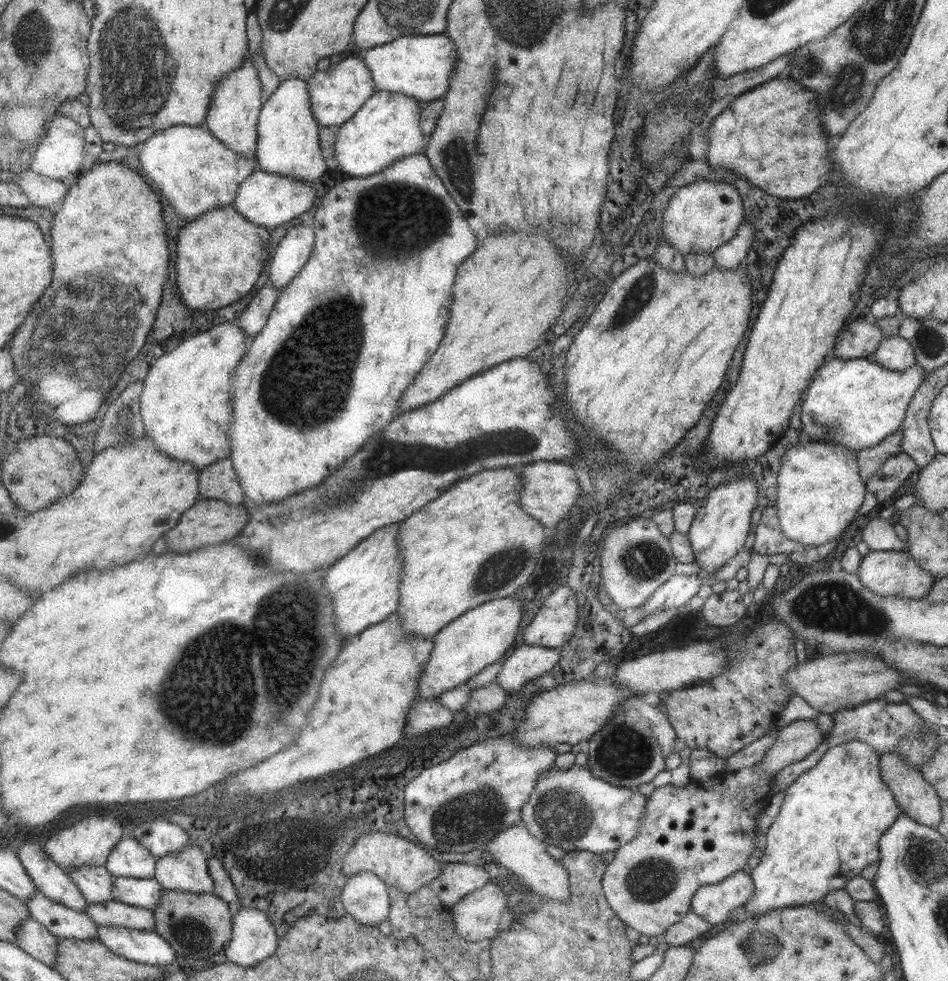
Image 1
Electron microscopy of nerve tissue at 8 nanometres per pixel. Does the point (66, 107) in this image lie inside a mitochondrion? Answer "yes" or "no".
no

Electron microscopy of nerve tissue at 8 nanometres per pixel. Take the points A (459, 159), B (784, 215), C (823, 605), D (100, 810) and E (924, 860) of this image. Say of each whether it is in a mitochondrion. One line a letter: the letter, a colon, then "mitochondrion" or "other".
A: mitochondrion
B: other
C: mitochondrion
D: other
E: mitochondrion

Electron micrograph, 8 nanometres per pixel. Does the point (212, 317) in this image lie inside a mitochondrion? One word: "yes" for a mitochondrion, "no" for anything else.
no

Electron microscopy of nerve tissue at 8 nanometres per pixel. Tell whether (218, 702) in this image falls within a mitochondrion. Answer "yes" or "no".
yes

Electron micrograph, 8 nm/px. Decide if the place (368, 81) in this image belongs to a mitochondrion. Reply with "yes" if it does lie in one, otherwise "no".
no

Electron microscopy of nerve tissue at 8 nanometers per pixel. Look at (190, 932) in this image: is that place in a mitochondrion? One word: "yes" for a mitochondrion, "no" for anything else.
yes

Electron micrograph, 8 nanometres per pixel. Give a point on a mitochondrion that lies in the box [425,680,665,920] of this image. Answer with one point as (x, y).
(560, 814)

